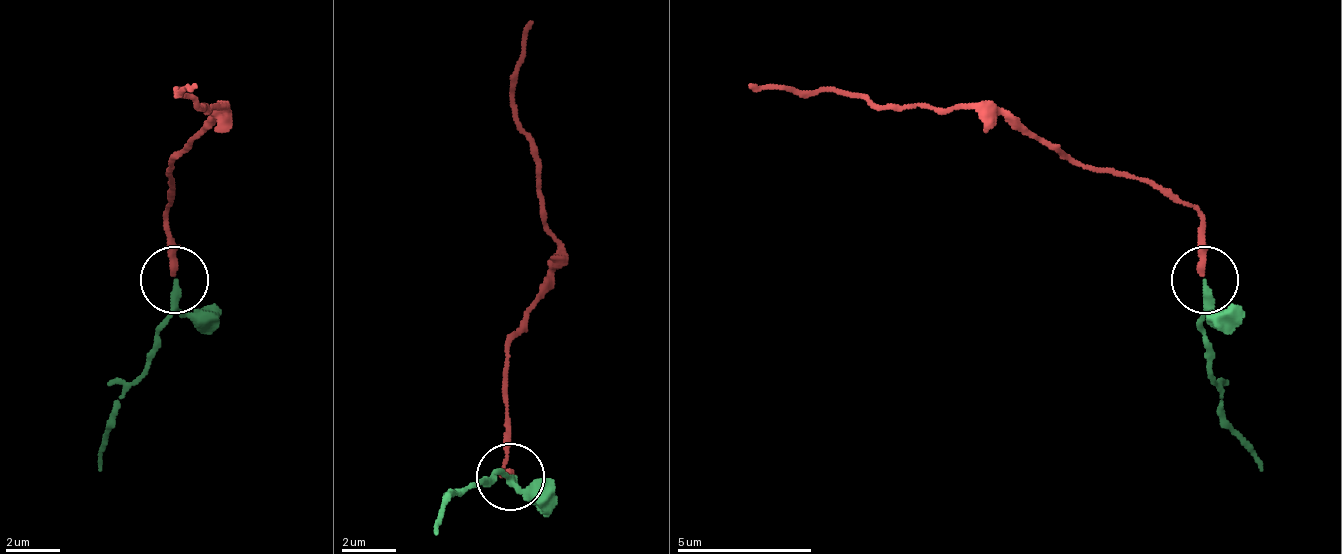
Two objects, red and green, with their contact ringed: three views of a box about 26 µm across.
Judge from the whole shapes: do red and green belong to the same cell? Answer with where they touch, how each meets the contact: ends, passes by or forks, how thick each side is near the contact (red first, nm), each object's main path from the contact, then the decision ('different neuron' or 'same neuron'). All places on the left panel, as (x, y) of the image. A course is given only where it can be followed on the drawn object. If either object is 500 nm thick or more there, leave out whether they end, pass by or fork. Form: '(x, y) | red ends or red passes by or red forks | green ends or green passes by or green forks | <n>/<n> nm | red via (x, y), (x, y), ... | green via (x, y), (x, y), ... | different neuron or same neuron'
(174, 279) | red ends | green passes by | 280/200 nm | red via (176, 274), (169, 220), (169, 166), (223, 106), (203, 106), (176, 92), (196, 86) | green via (176, 281), (176, 315), (115, 422), (102, 470) | same neuron

